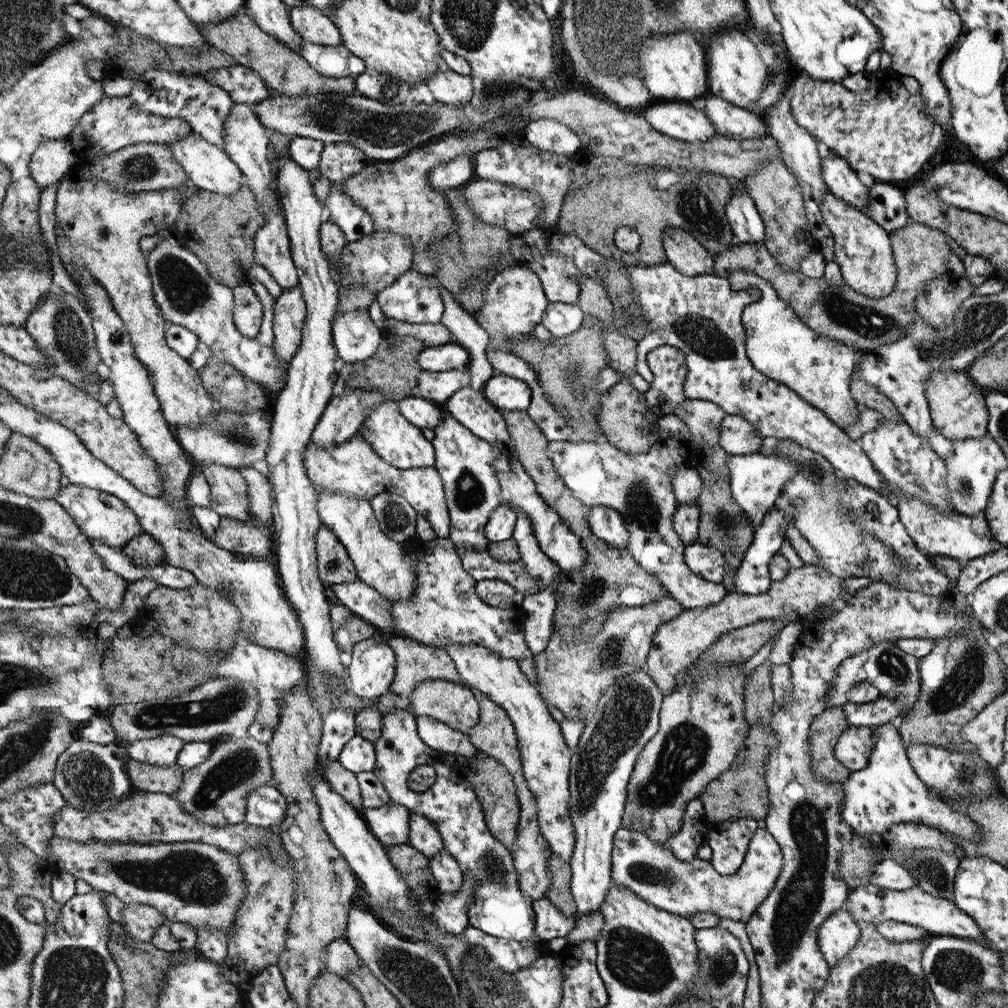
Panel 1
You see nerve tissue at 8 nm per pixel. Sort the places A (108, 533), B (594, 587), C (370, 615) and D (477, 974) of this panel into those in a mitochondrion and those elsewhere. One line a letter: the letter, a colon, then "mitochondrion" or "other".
A: other
B: mitochondrion
C: other
D: mitochondrion

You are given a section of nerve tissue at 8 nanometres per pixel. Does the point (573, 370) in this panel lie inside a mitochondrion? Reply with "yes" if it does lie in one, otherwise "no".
yes

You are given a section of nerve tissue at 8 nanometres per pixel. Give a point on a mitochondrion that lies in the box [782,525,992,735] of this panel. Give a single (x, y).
(965, 678)

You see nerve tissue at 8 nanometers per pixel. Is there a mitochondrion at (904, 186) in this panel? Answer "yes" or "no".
no

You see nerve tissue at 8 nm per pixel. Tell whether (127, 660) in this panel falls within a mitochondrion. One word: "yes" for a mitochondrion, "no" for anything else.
no

